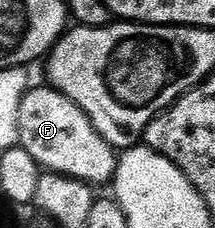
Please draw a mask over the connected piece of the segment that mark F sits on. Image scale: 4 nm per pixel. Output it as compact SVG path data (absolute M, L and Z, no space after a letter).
M30 86L19 108L18 144L35 157L37 166L55 175L66 175L90 185L108 184L117 172L118 152L91 125L87 113L53 87Z

